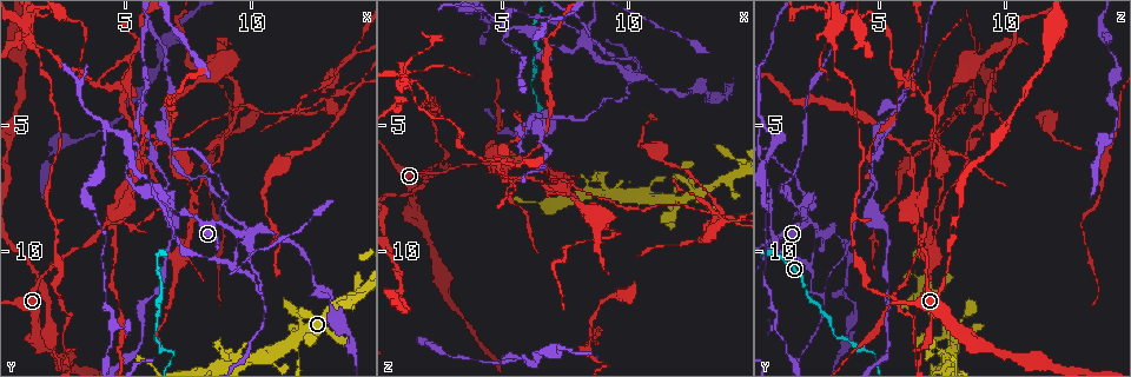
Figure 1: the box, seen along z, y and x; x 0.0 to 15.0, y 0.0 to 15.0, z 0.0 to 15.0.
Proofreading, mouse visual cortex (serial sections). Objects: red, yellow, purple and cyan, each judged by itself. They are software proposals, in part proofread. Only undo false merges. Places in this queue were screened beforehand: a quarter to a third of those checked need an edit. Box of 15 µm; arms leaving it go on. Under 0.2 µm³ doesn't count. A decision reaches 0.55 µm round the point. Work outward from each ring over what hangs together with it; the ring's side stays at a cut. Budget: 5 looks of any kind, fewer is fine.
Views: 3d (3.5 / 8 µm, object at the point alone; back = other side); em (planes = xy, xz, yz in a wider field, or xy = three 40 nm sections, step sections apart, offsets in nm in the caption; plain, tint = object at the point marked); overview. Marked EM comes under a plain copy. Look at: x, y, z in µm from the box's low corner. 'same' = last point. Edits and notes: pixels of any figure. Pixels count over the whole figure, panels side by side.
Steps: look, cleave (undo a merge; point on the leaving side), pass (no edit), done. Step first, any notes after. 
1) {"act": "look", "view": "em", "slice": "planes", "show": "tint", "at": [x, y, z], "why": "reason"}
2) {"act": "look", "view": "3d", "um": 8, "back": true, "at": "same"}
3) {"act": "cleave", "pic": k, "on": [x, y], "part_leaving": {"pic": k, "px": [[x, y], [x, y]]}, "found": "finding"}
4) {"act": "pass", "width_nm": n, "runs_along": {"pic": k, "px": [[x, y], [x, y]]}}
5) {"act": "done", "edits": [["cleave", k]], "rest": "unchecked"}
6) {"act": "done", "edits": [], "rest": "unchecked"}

{"act": "look", "view": "3d", "um": 3.5, "at": [9.2, 9.0, 2.6]}

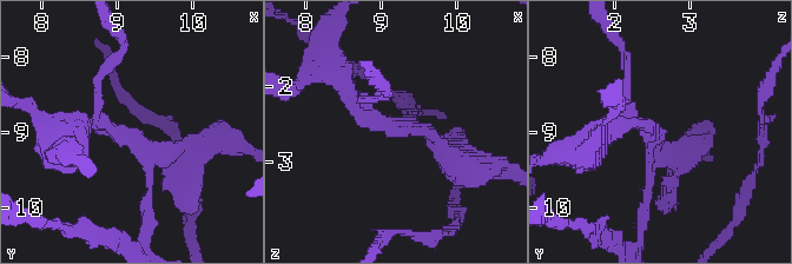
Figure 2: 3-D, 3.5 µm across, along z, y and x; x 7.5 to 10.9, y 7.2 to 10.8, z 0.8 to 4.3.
{"act": "look", "view": "em", "slice": "xy", "step": 1, "show": "tint", "at": [9.15, 9.05, 2.50], "arms": 3, "arm_widths_nm": [100, 150, 200]}

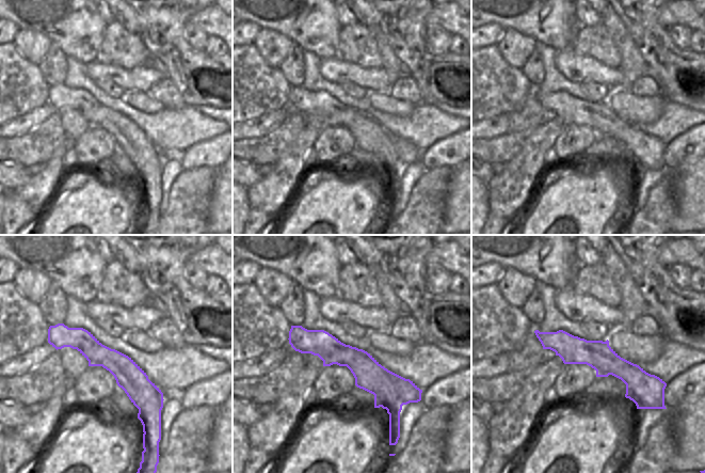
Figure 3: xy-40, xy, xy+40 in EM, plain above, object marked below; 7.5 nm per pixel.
{"act": "cleave", "pic": 2, "on": [627, 76], "part_leaving": {"pic": 2, "px": [[649, 146], [649, 186], [637, 244]]}, "found": "two cells meet here"}

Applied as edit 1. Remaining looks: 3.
{"act": "look", "view": "3d", "um": 3.5, "at": [5.0, 8.0, 6.7], "why": "a narrow waist"}

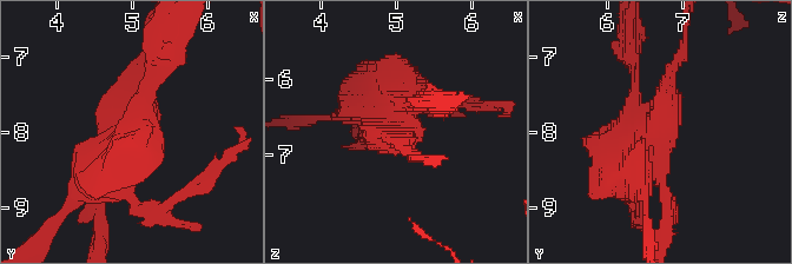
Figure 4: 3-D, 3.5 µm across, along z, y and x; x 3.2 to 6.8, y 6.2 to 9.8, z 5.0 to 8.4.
{"act": "look", "view": "em", "slice": "planes", "show": "tint", "at": [5.00, 8.00, 6.60], "why": "now the EM"}

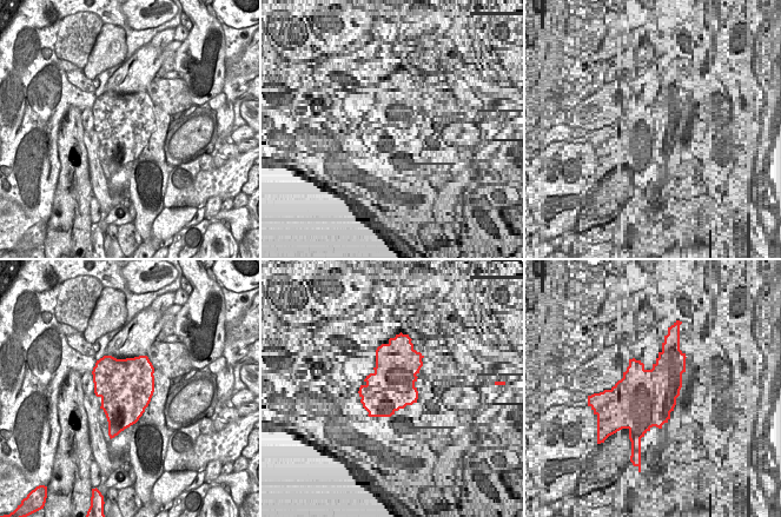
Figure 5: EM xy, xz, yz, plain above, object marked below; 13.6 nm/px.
{"act": "look", "view": "em", "slice": "xy", "step": 5, "show": "tint", "at": "same"}

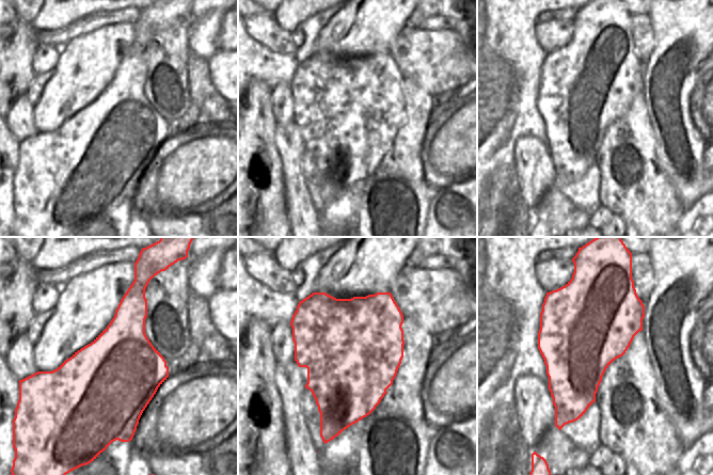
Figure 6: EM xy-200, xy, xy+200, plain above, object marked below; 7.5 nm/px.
{"act": "cleave", "pic": 4, "on": [671, 78], "width_nm": 750, "part_leaving": {"pic": 4, "px": [[647, 138], [684, 40]]}, "found": "a second cell is stuck on"}

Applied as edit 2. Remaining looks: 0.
{"act": "done", "edits": [["cleave", 2], ["cleave", 4]], "rest": "unchecked"}

